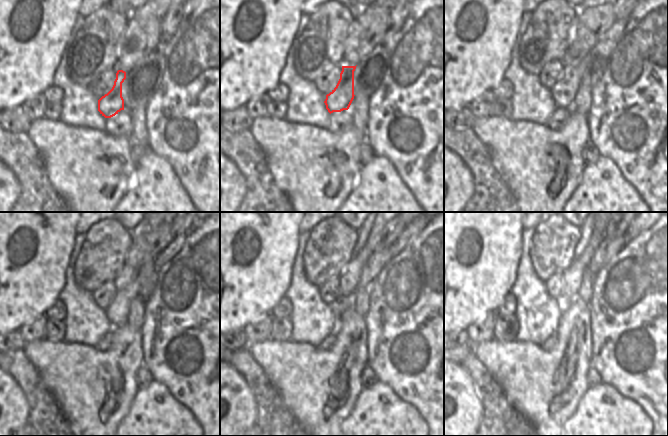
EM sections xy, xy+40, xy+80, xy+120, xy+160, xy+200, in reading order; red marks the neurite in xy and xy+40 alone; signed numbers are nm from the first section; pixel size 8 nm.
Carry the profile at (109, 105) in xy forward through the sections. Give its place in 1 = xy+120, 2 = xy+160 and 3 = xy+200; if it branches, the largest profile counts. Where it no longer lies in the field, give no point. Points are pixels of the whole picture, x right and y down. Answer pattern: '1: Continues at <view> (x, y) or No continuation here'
1: Continues at xy+120 (118, 311)
2: Continues at xy+160 (378, 258)
3: Continues at xy+200 (609, 247).

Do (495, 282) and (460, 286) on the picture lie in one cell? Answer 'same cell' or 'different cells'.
same cell

